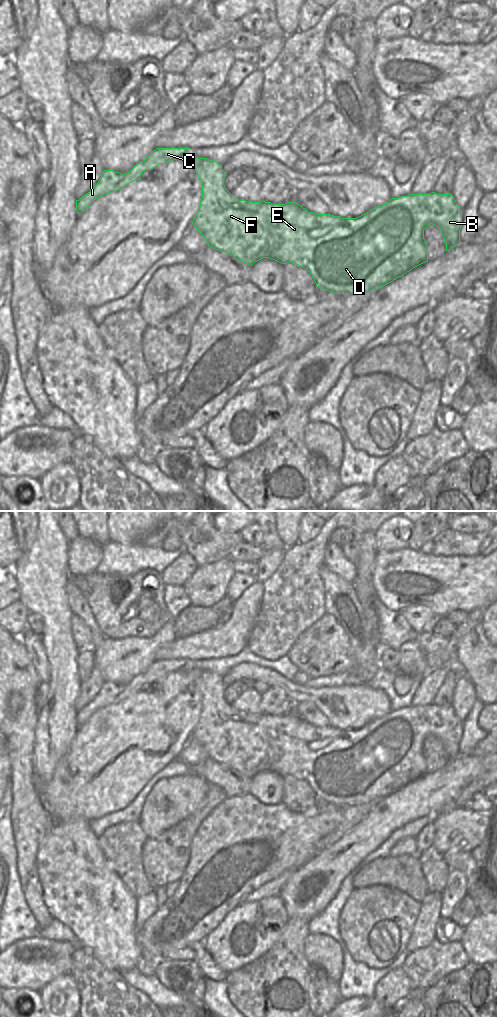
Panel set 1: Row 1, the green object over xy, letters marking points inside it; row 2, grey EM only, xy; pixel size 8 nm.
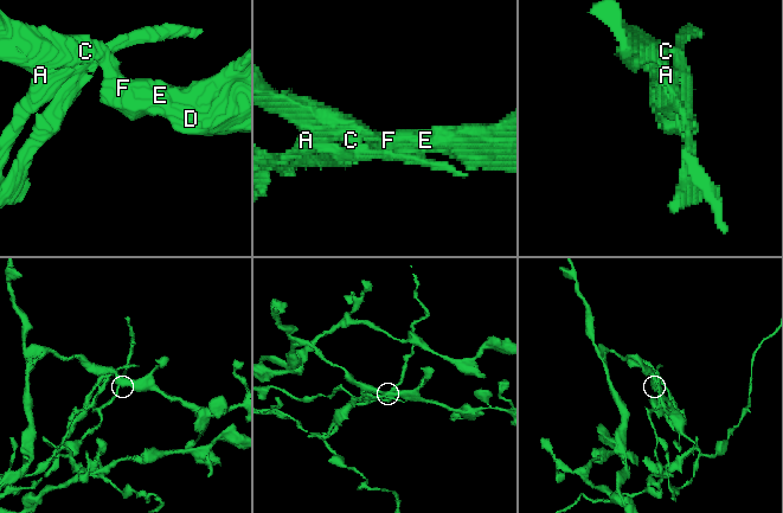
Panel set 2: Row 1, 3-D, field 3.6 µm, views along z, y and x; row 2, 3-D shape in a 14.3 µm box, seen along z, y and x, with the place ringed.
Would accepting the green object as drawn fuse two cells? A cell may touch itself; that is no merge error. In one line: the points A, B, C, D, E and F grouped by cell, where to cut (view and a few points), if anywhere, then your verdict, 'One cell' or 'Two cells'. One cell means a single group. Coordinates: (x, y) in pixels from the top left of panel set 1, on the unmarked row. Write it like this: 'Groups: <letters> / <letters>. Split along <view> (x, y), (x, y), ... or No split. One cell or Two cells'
Groups: A C / B D E F. Split along xy (185, 665), (181, 669). Two cells

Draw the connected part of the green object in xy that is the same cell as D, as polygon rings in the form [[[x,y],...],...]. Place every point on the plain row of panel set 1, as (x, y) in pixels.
[[[185,666],[182,671],[189,674],[194,679],[202,695],[202,711],[200,713],[200,719],[192,733],[192,736],[194,737],[196,742],[204,749],[209,759],[215,762],[219,762],[221,764],[225,764],[249,778],[252,778],[255,774],[263,770],[269,770],[281,776],[287,776],[289,774],[297,776],[305,780],[312,787],[317,799],[323,802],[327,802],[333,806],[359,806],[361,804],[369,804],[371,802],[376,803],[377,801],[403,788],[413,780],[425,774],[428,774],[428,759],[424,751],[424,741],[429,736],[433,736],[440,741],[446,755],[446,763],[450,762],[451,760],[457,758],[460,755],[462,722],[456,715],[452,706],[437,706],[435,704],[431,704],[429,706],[409,706],[407,708],[401,708],[399,710],[392,710],[385,716],[377,718],[357,730],[341,730],[339,728],[333,728],[331,726],[315,726],[313,724],[309,724],[308,722],[293,713],[287,714],[285,716],[273,716],[271,714],[265,714],[263,712],[261,714],[247,714],[245,712],[239,712],[235,710],[226,701],[224,697],[224,691],[227,687],[220,676],[207,670],[197,670],[195,668],[189,668],[187,666]]]

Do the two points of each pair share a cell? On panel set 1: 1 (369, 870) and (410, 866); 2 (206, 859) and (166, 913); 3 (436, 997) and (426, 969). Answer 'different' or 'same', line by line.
1: same
2: same
3: different

